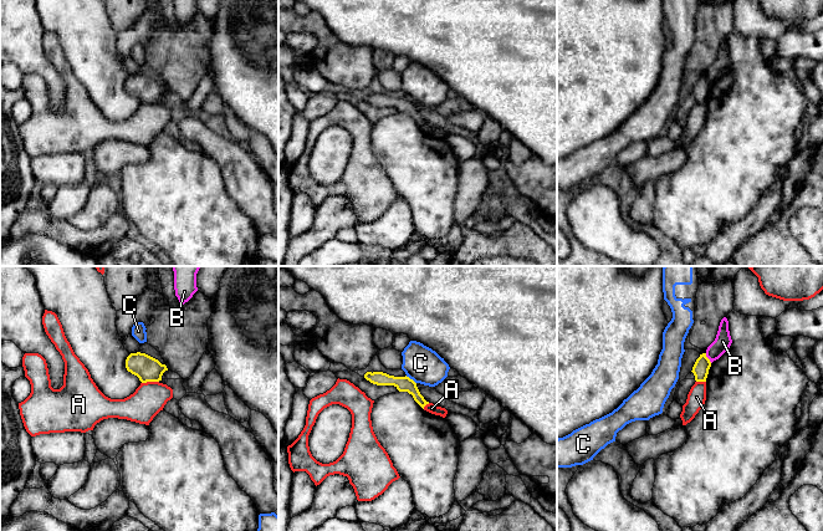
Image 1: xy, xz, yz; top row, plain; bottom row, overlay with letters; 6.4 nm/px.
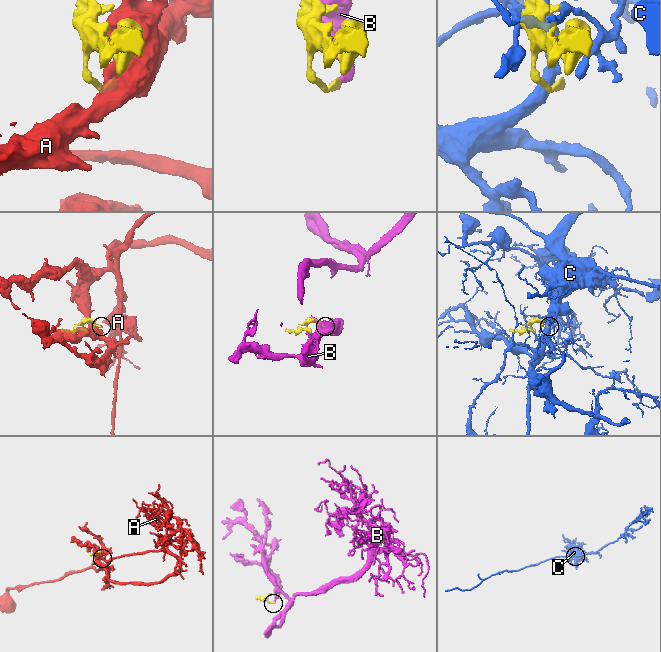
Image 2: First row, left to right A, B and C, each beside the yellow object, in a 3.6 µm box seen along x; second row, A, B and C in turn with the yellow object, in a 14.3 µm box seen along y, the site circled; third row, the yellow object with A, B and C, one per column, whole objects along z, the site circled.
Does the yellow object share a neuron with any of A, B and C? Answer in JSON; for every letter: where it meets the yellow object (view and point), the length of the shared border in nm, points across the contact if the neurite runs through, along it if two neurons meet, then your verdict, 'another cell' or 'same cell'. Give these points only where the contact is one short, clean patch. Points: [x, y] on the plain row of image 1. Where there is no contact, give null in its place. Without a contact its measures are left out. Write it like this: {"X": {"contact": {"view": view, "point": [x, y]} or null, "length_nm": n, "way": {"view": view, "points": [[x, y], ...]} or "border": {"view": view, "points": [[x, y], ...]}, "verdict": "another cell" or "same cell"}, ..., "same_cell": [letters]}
{"A": {"contact": {"view": "xy", "point": [149, 102]}, "length_nm": 110, "verdict": "another cell"}, "B": {"contact": {"view": "yz", "point": [708, 80]}, "length_nm": 80, "border": {"view": "yz", "points": [[705, 75], [711, 83]]}, "verdict": "another cell"}, "C": {"contact": {"view": "xz", "point": [409, 100]}, "length_nm": 90, "verdict": "another cell"}, "same_cell": []}

